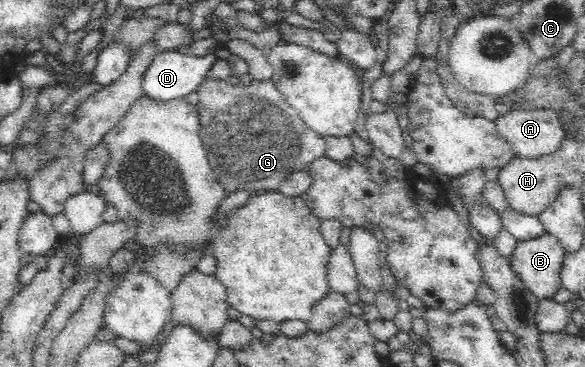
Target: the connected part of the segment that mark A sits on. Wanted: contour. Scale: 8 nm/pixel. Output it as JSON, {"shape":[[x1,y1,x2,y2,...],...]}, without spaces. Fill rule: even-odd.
{"shape":[[539,106,532,109,517,108,495,119,498,131,513,147,514,155,524,160,534,160,541,156,552,154,561,147,566,139,566,131,563,129,560,113,548,106]]}

